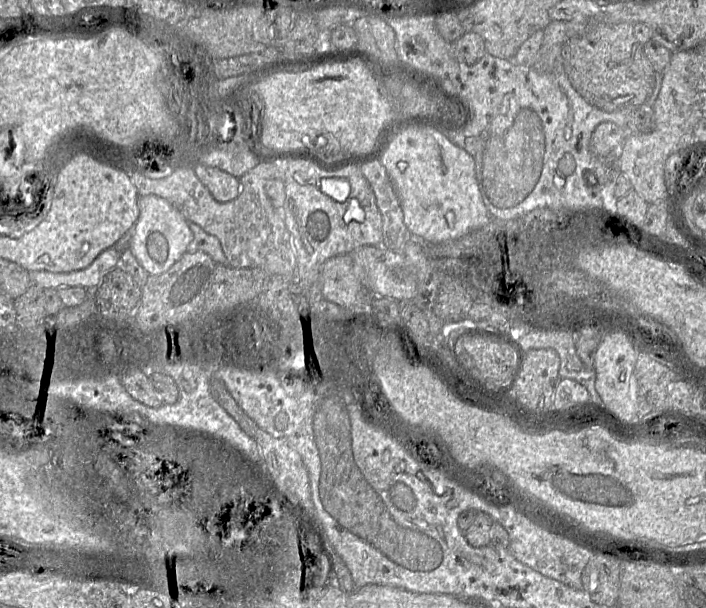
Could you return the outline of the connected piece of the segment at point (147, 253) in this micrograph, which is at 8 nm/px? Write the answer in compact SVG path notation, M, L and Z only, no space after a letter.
M139 196L138 207L139 217L134 225L129 249L149 276L157 276L169 270L186 253L193 234L182 213L159 196Z

